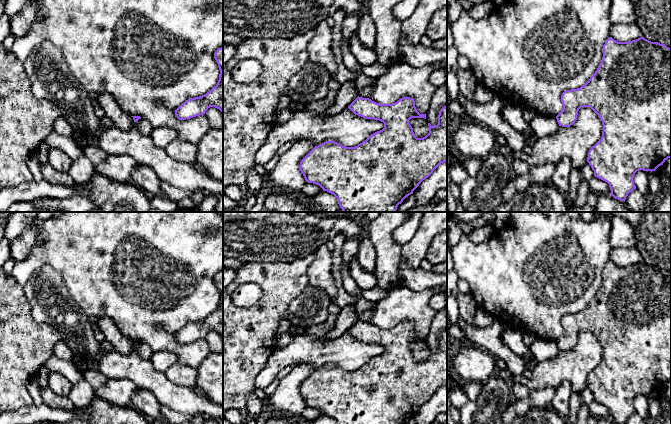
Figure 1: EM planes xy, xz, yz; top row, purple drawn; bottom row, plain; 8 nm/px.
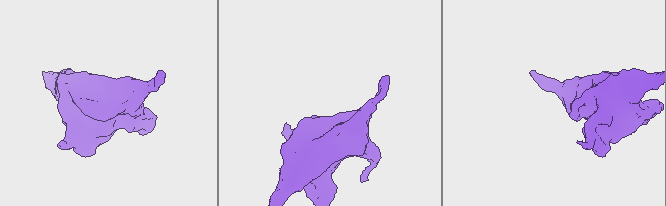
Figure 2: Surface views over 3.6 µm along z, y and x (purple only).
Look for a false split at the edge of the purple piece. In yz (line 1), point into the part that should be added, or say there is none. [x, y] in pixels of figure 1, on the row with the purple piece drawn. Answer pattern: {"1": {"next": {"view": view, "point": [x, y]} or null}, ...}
{"1": {"next": null}}

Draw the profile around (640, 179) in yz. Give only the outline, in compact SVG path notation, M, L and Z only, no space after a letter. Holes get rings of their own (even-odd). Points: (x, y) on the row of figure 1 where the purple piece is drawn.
M639 170L635 173L634 178L633 178L636 189L638 189L644 195L649 193L648 178L649 178L650 173L651 171Z

